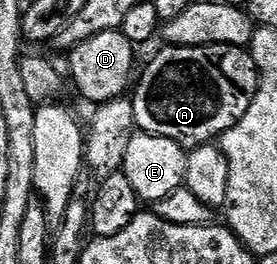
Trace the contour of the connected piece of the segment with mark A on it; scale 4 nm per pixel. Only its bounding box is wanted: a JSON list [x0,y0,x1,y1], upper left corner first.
[130,45,260,148]

